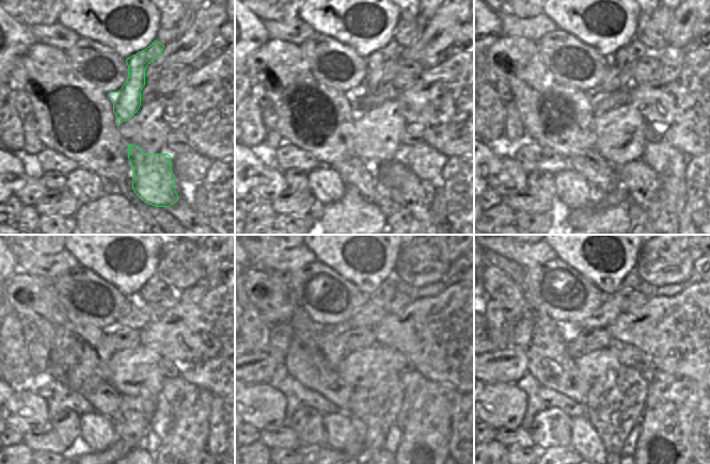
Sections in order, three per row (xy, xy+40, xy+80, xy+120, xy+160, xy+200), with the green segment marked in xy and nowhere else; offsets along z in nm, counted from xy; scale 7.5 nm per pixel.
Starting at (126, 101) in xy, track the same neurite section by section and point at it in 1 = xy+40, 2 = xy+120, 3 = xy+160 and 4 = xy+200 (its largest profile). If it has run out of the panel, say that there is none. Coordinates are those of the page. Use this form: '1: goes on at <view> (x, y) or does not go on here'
1: goes on at xy+40 (376, 62)
2: goes on at xy+120 (154, 288)
3: goes on at xy+160 (403, 288)
4: goes on at xy+200 (673, 289)

